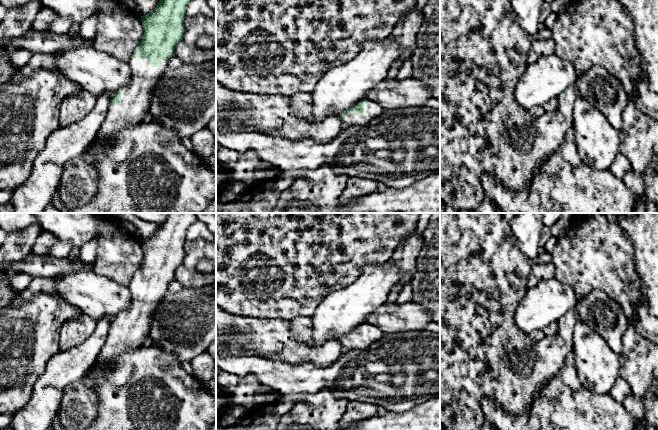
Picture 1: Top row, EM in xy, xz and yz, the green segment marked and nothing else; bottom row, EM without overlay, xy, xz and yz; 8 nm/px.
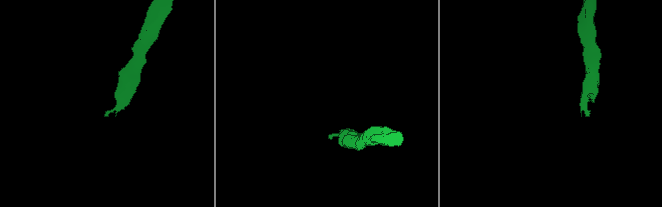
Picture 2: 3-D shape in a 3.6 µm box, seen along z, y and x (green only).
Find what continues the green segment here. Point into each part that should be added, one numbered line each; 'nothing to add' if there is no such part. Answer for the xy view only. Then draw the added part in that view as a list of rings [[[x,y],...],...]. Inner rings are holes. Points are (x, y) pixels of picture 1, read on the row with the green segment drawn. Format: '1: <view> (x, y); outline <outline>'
1: xy (78, 185); outline [[[131,57],[128,63],[131,80],[120,89],[121,103],[109,105],[106,120],[88,149],[96,142],[111,146],[112,135],[148,120],[150,100],[167,69],[167,63],[161,60],[158,67],[151,67],[147,59],[137,57]],[[88,149],[63,168],[57,193],[66,206],[83,206],[96,195],[99,174],[92,155],[87,154]]]

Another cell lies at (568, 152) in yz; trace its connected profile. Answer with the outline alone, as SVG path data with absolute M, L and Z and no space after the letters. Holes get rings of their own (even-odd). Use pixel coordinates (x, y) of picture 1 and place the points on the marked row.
M573 128L567 131L561 148L535 171L527 188L509 190L490 174L482 176L481 185L503 213L633 213L635 205L635 195L622 179L609 170L593 169L581 160Z

